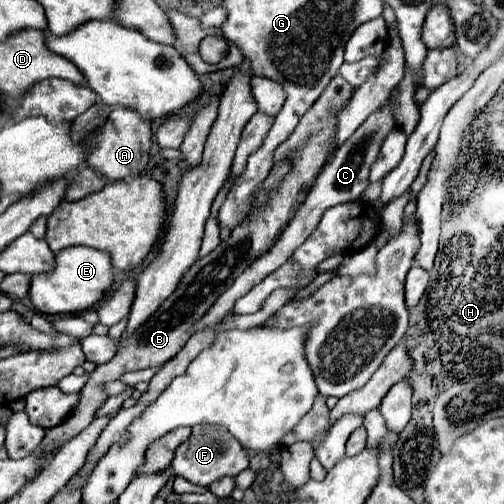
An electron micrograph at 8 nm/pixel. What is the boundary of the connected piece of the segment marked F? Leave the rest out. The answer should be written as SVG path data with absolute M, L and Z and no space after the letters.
M207 424L193 428L191 438L175 450L175 458L171 462L171 470L177 476L183 476L185 480L199 486L209 486L211 482L223 476L237 476L247 466L249 466L249 458L245 448L239 444L239 440L235 440L225 428L207 426Z

